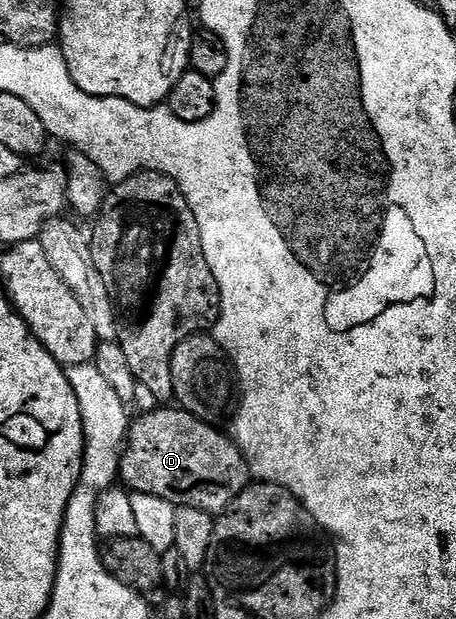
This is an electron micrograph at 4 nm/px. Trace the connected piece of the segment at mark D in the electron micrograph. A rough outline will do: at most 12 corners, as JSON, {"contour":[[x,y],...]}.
{"contour":[[176,405],[133,418],[129,492],[219,516],[244,454]]}

